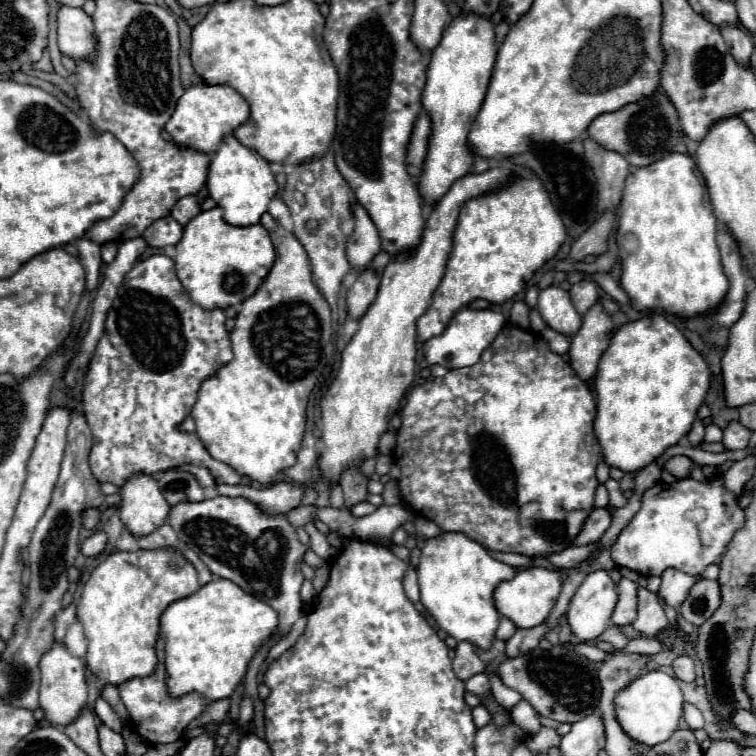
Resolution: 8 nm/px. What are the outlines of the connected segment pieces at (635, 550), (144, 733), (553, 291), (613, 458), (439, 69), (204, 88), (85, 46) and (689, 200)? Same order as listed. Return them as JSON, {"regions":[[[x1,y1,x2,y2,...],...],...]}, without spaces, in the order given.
{"regions":[[[691,477,677,479,671,485,659,481,643,493,641,509,611,547,611,559,617,567,627,567,643,577,661,575,671,567,701,577,707,565,721,563,727,543,743,521,745,513,737,497,723,487,721,477,715,477,709,485]],[[163,659,159,661,157,669,153,675,143,677,143,679,129,679,125,683,121,683,119,687,119,695,123,705,129,711,129,717,137,729,137,733,151,745,161,745,161,743,173,743,177,739,181,739,185,727,203,713,207,701,203,701,201,695,197,693,189,693,181,699,171,699,167,695,167,687,165,687,165,667,163,667]],[[547,287,539,293,539,303,537,309,543,317,543,321,563,333,563,335,573,335,575,329,579,329,579,313,575,311,569,293,559,289,559,287]],[[655,313,655,315,647,315,647,317,641,317,637,321,631,321,623,327,619,327,619,331,613,335,611,339,611,345,609,349,603,353,601,361,599,361,599,371,595,375,595,397,597,397,597,419,595,419,595,435,599,439,599,445,603,449,603,459,607,465,611,467,619,467,621,471,639,471,643,469,645,465,653,463,667,447,679,443,691,429,693,421,697,419,697,409,703,405,705,401,705,395,709,391,709,367,705,363,705,359,693,349,693,345,685,339,685,335,677,329,675,323,671,323,665,315,661,313]],[[477,15,457,17,443,33,441,43,431,55,427,69,427,83,423,89,423,107,431,119,431,137,427,147,427,157,423,173,419,177,417,189,425,203,431,207,451,189,451,185,465,177,473,167,473,151,467,145,467,129,479,113,479,105,487,93,491,71,495,65,495,33,491,19]],[[191,85,185,89,183,97,177,101,173,117,167,121,165,129,173,141,181,147,191,147,207,155,215,153,223,135,233,133,235,127,243,125,249,119,247,101,229,85]],[[59,5,57,43,61,53,69,55,71,59,87,59,95,49,91,17,79,7]],[[669,153,667,157,639,167,625,181,619,231,616,242,621,257,621,285,633,299,635,309,663,309,679,317,693,317,719,305,727,293,727,277,723,275,717,247,717,219,713,217,711,203,705,201,707,187,697,177,695,161,685,153]]]}

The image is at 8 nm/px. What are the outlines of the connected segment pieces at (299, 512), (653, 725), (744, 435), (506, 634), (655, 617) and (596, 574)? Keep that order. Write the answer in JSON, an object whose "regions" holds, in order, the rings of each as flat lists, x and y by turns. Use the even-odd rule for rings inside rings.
{"regions":[[[299,505,287,513,287,519,291,521,293,527,303,527,315,519,315,509,317,507,313,507,313,505]],[[649,671,637,677,631,685,623,687,615,695,615,715,621,729,641,745,653,747,661,741,667,741,673,731,679,727,679,719,683,715,683,693,677,685,675,677,669,677,663,671]],[[733,421,733,423,729,423,729,425,725,427,725,431,723,431,723,445,725,445,725,449,729,449,729,451,747,449,749,437,751,437,751,431,745,429,739,421]],[[501,617,501,621,499,621,499,627,497,627,497,631,495,631,495,637,497,639,501,639,501,641,507,641,513,633,515,633,515,625,509,621,509,619,505,619,505,617]],[[639,587,639,609,637,619,633,621,633,629,645,637,655,637,663,629,667,629,667,617,663,611,663,605,655,593,651,593,647,587]],[[599,569,589,573,575,591,565,617,571,633,579,641,597,639,609,627,611,613,617,603,615,587,617,585,611,581,609,573]]]}

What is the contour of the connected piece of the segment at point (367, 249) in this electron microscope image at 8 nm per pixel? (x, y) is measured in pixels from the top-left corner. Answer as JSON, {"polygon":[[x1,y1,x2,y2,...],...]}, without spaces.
{"polygon":[[357,205,353,209,353,217,355,217,355,231,347,241,347,261,353,273,361,273,363,269,367,269,367,265,371,265,373,257,381,251,381,239,363,207]]}

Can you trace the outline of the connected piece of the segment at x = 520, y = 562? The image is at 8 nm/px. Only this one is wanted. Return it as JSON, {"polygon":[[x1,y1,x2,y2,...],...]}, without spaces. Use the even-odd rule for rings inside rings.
{"polygon":[[493,553,491,555,507,565,513,565,513,567,531,567,533,561,527,557,527,555,519,555,519,553]]}

